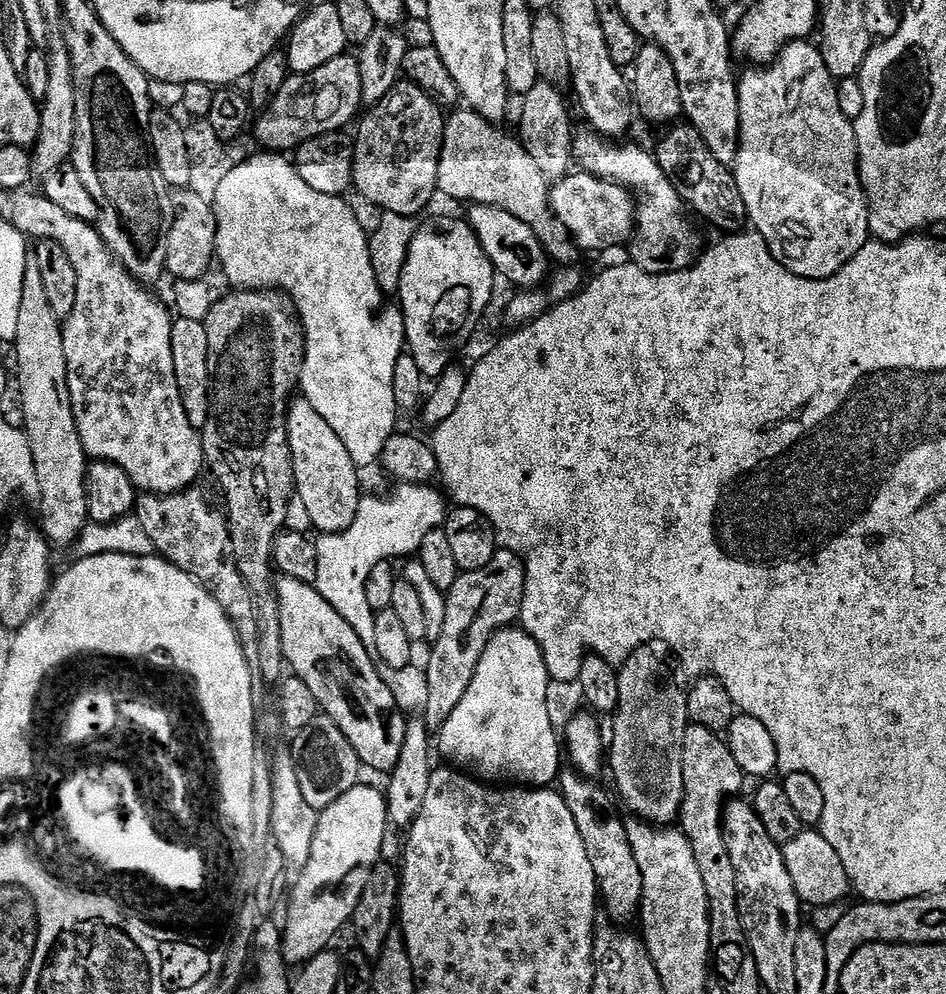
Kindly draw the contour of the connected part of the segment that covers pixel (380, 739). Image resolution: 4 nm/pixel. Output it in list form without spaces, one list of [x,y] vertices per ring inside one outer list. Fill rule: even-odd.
[[[281,575],[274,587],[282,624],[282,650],[287,667],[292,668],[291,671],[302,682],[306,682],[306,686],[310,686],[310,691],[320,704],[320,712],[333,720],[342,734],[346,734],[346,742],[354,746],[361,765],[365,769],[373,768],[376,772],[384,772],[383,774],[391,773],[398,754],[401,753],[406,716],[397,708],[396,699],[392,697],[385,677],[380,677],[381,669],[373,653],[364,645],[362,638],[358,638],[354,626],[350,626],[350,622],[346,622],[346,618],[342,618],[342,614],[338,614],[338,610],[334,610],[334,606],[330,606],[326,598],[322,598],[315,586]]]

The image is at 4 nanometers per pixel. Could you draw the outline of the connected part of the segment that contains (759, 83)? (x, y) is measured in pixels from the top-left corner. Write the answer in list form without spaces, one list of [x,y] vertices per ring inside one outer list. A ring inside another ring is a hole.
[[[795,40],[794,43],[782,49],[771,64],[752,66],[749,69],[745,76],[739,77],[736,89],[740,115],[740,145],[734,165],[738,194],[746,206],[747,223],[762,234],[762,238],[768,243],[770,254],[779,264],[786,266],[786,270],[807,280],[825,280],[846,267],[850,258],[854,258],[854,254],[858,254],[858,250],[862,250],[862,246],[870,240],[868,200],[864,197],[864,187],[860,181],[860,158],[856,154],[856,129],[853,121],[848,120],[846,114],[842,114],[842,110],[838,107],[837,81],[830,74],[830,70],[826,70],[826,62],[815,43],[808,40]]]

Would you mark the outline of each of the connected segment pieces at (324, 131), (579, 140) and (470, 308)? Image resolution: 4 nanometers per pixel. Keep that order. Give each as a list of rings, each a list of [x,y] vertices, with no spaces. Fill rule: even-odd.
[[[345,54],[326,62],[326,66],[318,66],[318,70],[289,75],[277,96],[255,117],[256,140],[269,153],[291,153],[308,140],[344,130],[340,128],[352,119],[353,123],[358,116],[356,107],[362,104],[361,96],[360,66],[355,55]]]
[[[591,130],[577,131],[572,142],[572,159],[583,171],[602,180],[611,180],[625,190],[640,192],[640,200],[635,205],[636,230],[630,241],[632,248],[631,263],[646,270],[646,274],[666,274],[681,272],[692,267],[702,255],[700,236],[696,228],[688,224],[684,217],[685,205],[666,174],[659,168],[655,155],[651,151],[643,152],[636,144],[613,142],[603,136],[597,136]]]
[[[444,216],[441,220],[432,220],[429,224],[421,223],[417,227],[406,258],[406,266],[402,270],[398,307],[404,314],[402,336],[406,341],[407,351],[417,362],[424,378],[438,378],[453,363],[452,351],[456,344],[466,343],[471,338],[472,331],[479,326],[480,319],[492,300],[492,287],[496,280],[498,281],[498,273],[486,258],[467,219],[451,220]]]

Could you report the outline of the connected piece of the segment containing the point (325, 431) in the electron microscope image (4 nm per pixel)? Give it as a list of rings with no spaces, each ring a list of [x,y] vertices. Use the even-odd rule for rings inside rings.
[[[296,398],[288,405],[288,446],[292,459],[292,482],[294,496],[299,504],[306,506],[308,520],[317,533],[341,532],[354,522],[362,499],[358,466],[350,458],[342,438],[330,430],[330,426],[303,398]]]

